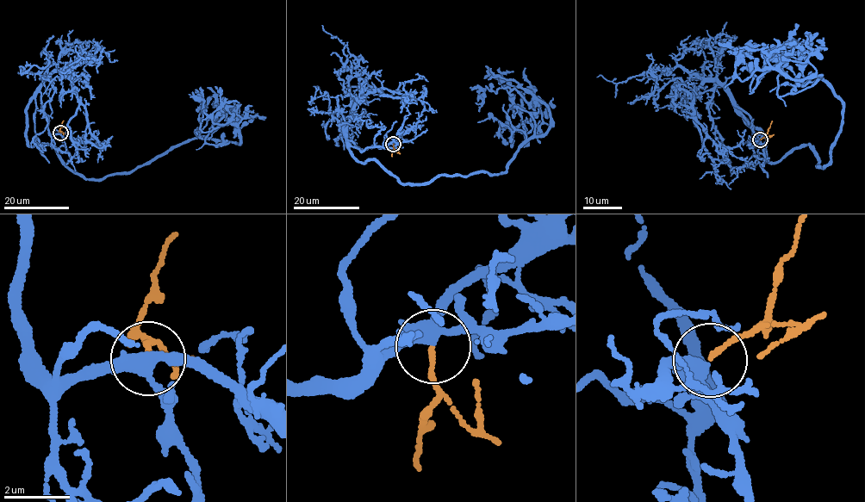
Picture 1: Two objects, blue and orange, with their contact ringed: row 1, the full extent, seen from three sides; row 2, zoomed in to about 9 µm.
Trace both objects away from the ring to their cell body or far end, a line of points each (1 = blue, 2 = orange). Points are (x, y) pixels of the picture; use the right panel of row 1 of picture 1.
1: (760, 140), (735, 106), (771, 162), (826, 165), (843, 122), (821, 74), (751, 92), (763, 44)
2: (760, 140), (767, 134), (772, 120)

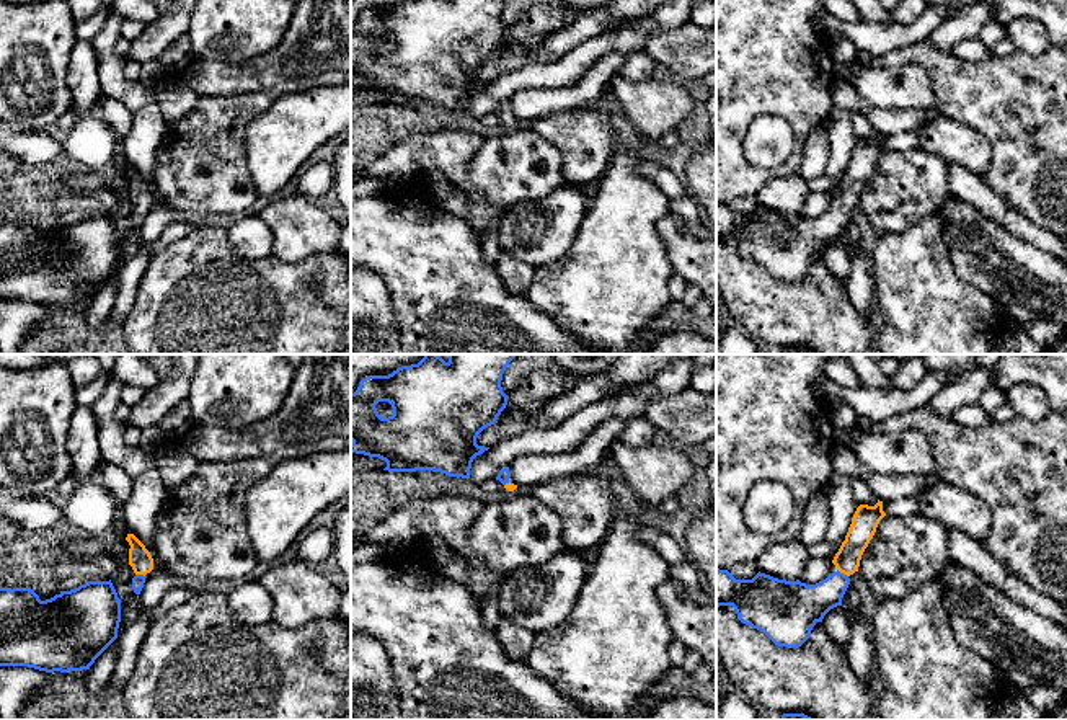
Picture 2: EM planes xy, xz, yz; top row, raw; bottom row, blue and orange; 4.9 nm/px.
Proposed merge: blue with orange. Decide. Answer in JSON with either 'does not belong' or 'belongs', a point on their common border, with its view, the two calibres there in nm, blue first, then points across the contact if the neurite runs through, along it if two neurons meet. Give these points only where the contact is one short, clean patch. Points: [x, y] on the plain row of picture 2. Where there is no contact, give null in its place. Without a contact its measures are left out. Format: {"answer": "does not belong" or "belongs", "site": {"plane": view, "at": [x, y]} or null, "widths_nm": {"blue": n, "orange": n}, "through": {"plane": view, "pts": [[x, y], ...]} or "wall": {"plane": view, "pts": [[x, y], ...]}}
{"answer": "belongs", "site": {"plane": "yz", "at": [842, 208]}, "widths_nm": {"blue": 220, "orange": 130}, "through": {"plane": "yz", "pts": [[803, 239], [814, 235], [842, 208], [862, 164]]}}

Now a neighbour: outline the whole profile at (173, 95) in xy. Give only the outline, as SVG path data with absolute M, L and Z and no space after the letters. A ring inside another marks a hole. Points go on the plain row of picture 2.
M165 75L155 85L153 96L168 129L184 118L199 100L199 95L188 87L183 75Z

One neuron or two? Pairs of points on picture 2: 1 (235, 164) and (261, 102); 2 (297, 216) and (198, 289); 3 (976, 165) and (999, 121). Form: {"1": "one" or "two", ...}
{"1": "one", "2": "two", "3": "two"}

